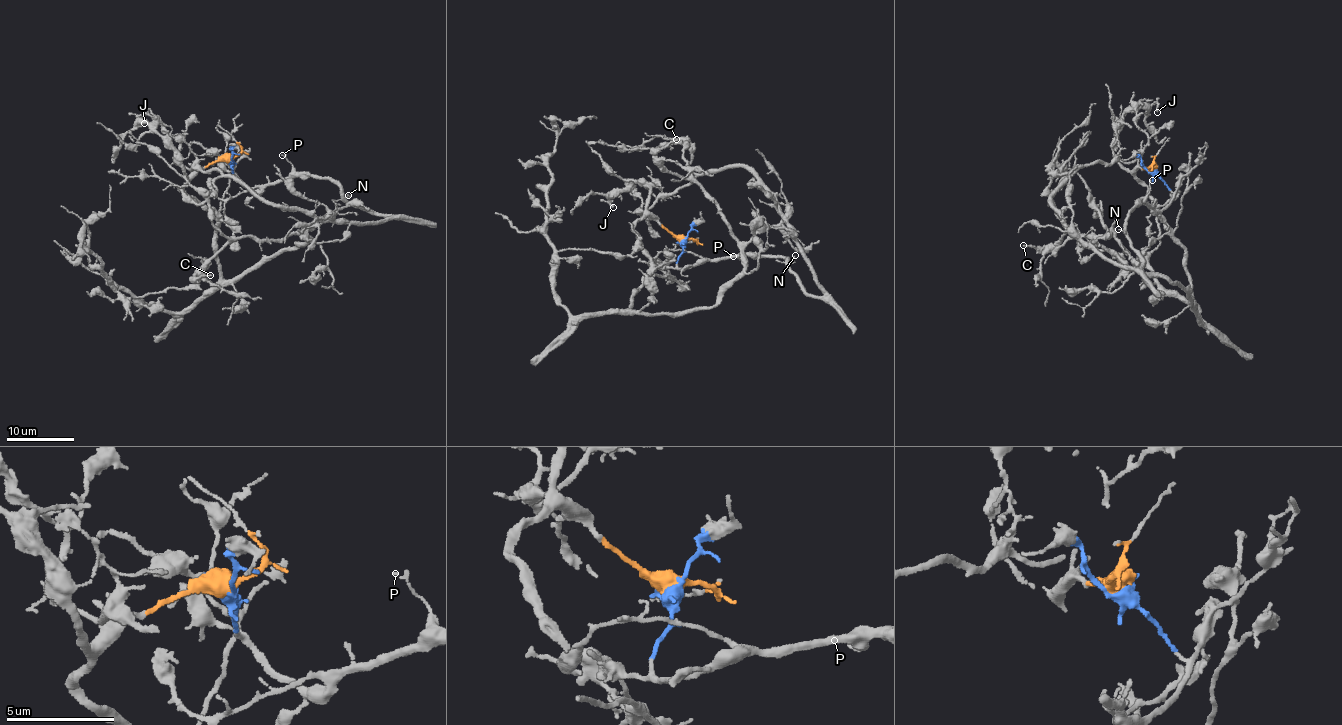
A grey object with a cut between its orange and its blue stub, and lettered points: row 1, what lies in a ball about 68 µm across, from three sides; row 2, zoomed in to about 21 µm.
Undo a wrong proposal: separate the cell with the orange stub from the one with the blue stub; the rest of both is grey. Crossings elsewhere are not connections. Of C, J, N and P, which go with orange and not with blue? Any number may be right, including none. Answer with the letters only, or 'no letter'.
C, J

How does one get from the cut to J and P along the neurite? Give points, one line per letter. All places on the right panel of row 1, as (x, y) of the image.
J: (1151, 170), (1148, 167), (1130, 170), (1114, 154), (1114, 146), (1123, 116), (1131, 110), (1155, 103), (1157, 111)
P: (1153, 170), (1172, 195), (1166, 205), (1156, 212), (1144, 201), (1153, 180)

